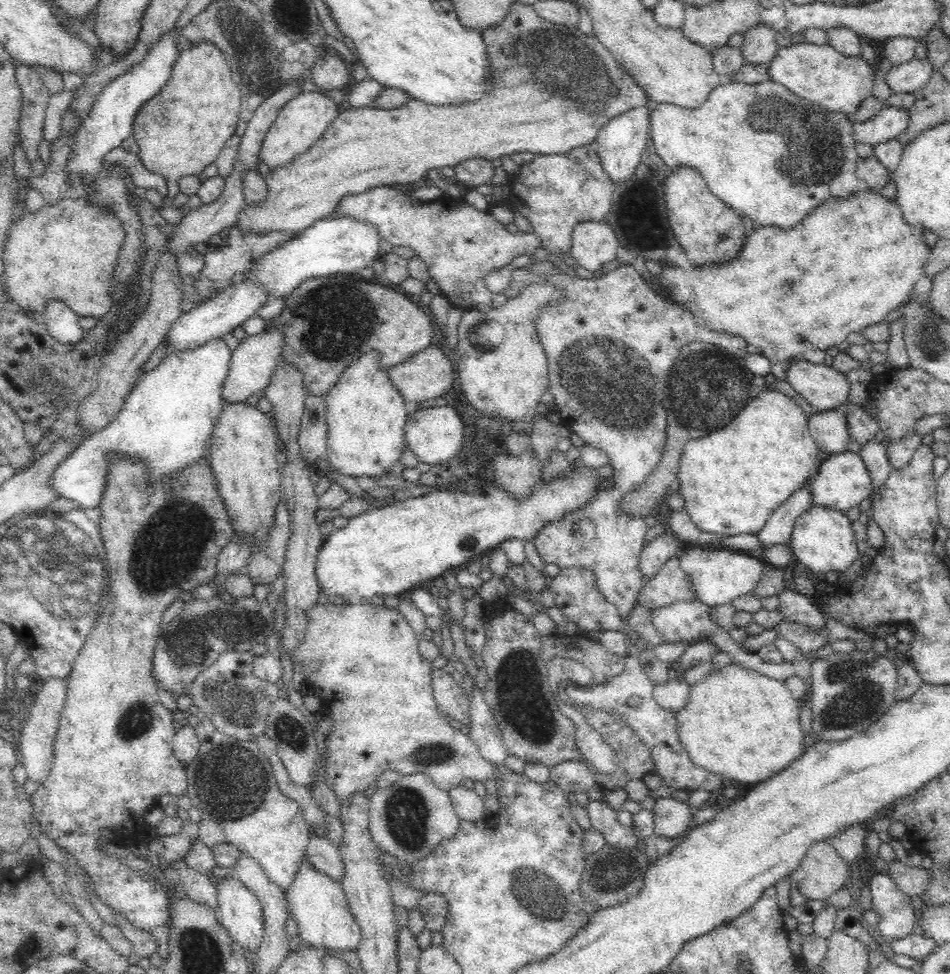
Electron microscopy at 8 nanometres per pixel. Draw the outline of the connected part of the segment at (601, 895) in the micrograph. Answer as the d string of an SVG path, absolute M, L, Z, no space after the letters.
M608 845L586 856L585 862L585 870L580 880L580 895L596 909L620 905L638 894L644 886L646 870L652 863L648 860L647 855L641 853L637 848L626 850L625 848L612 848Z

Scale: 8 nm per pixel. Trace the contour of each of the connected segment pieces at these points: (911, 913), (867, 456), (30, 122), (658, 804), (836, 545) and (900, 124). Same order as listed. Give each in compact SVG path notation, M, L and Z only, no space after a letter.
M876 873L867 884L872 892L873 910L878 914L879 939L891 943L913 934L916 916L910 896L904 895L884 873Z
M872 438L867 440L859 456L863 459L870 477L872 477L872 485L874 490L878 490L886 482L888 475L893 470L887 459L886 445L887 442L878 442Z
M17 64L15 79L22 91L22 108L19 119L20 140L30 163L39 158L38 145L44 132L44 113L52 94L31 66Z
M672 797L655 799L652 808L653 834L660 838L680 839L695 824L693 809L688 803Z
M812 505L798 516L788 543L798 562L802 562L813 574L825 574L830 570L844 572L858 557L858 542L851 525L846 513L838 509Z
M884 105L881 111L866 122L852 120L854 127L854 142L872 145L890 139L896 139L902 134L910 122L910 111Z

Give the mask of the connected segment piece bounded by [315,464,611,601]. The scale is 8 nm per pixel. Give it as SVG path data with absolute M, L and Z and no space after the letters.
M573 464L569 473L554 475L545 483L544 479L539 479L531 488L531 493L519 499L498 485L489 472L477 480L481 491L464 491L456 485L436 486L432 492L396 501L392 506L373 507L359 516L348 518L348 524L336 529L319 548L315 573L320 590L324 589L328 596L345 596L354 601L368 601L374 596L385 594L399 596L404 591L429 583L451 568L476 560L486 552L494 552L504 540L517 538L531 542L546 524L559 522L565 515L574 513L574 510L582 510L600 490L606 490L611 485L610 478L600 476L594 469L586 465L576 468Z

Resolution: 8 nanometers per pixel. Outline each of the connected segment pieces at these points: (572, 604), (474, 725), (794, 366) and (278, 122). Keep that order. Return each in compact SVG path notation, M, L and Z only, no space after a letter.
M580 566L561 568L550 579L548 589L555 597L555 606L560 608L569 619L578 623L579 630L584 631L585 635L592 636L607 630L620 632L624 630L626 622L622 622L614 604L604 599L596 584L596 575L590 569Z
M472 678L472 693L470 695L469 736L479 748L479 753L492 764L504 765L509 752L504 748L502 733L494 718L489 704L483 697L483 691Z
M808 359L794 360L786 372L786 381L794 391L812 405L815 413L842 408L847 402L851 383L846 374L838 372L836 368L822 364L814 364Z
M301 92L283 104L270 125L259 152L259 158L270 169L285 165L297 154L306 152L326 132L330 123L338 116L338 104L330 96L319 92Z

